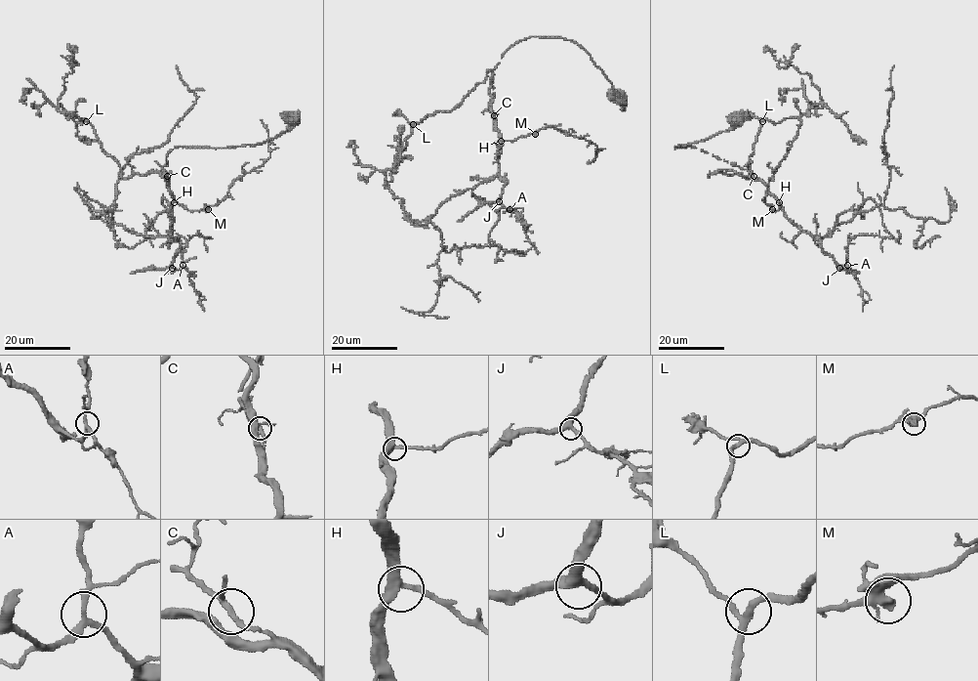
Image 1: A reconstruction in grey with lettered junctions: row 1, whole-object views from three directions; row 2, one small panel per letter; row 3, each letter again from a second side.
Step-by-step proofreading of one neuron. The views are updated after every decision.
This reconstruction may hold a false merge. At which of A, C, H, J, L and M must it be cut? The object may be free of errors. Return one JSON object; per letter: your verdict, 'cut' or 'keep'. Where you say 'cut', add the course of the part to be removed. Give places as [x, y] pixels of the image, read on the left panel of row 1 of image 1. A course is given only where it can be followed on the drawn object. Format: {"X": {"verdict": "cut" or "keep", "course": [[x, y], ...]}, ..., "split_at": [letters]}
{"A": {"verdict": "keep"}, "C": {"verdict": "keep"}, "H": {"verdict": "keep"}, "J": {"verdict": "keep"}, "L": {"verdict": "keep"}, "M": {"verdict": "keep"}, "split_at": []}

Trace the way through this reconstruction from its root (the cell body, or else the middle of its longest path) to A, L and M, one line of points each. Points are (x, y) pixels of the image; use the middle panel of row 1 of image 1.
A: (618, 97), (570, 40), (525, 37), (503, 55), (488, 108), (506, 182), (499, 201), (509, 209)
L: (618, 97), (577, 43), (530, 37), (494, 68), (494, 120), (490, 70), (453, 108), (413, 124)
M: (618, 97), (577, 43), (559, 37), (520, 40), (494, 68), (488, 108), (502, 140), (535, 134)

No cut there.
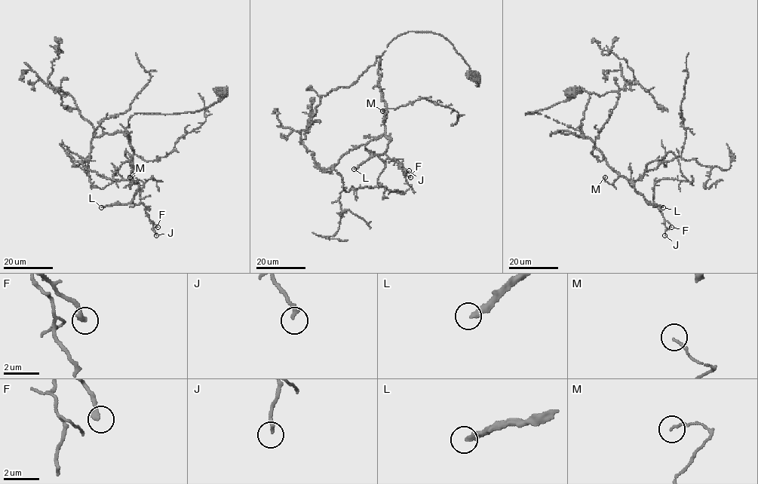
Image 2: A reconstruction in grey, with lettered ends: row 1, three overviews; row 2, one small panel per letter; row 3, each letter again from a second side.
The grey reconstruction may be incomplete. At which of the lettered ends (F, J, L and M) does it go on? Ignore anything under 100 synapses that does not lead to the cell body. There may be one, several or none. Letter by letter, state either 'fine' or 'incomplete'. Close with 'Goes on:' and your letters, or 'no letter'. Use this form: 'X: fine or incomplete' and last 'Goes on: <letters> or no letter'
F: fine
J: fine
L: incomplete
M: fine
Goes on: L

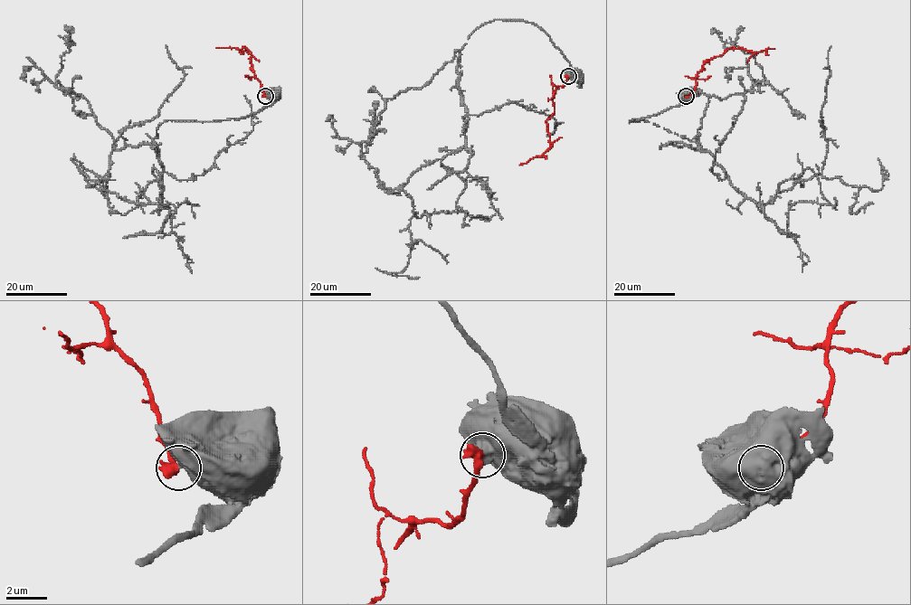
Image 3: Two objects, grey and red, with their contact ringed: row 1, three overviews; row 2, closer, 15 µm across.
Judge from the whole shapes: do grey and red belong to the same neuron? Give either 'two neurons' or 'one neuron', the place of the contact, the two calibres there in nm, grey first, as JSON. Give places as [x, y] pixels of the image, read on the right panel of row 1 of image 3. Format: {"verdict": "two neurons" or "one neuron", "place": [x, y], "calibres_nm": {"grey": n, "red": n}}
{"verdict": "two neurons", "place": [686, 96], "calibres_nm": {"grey": 750, "red": 550}}

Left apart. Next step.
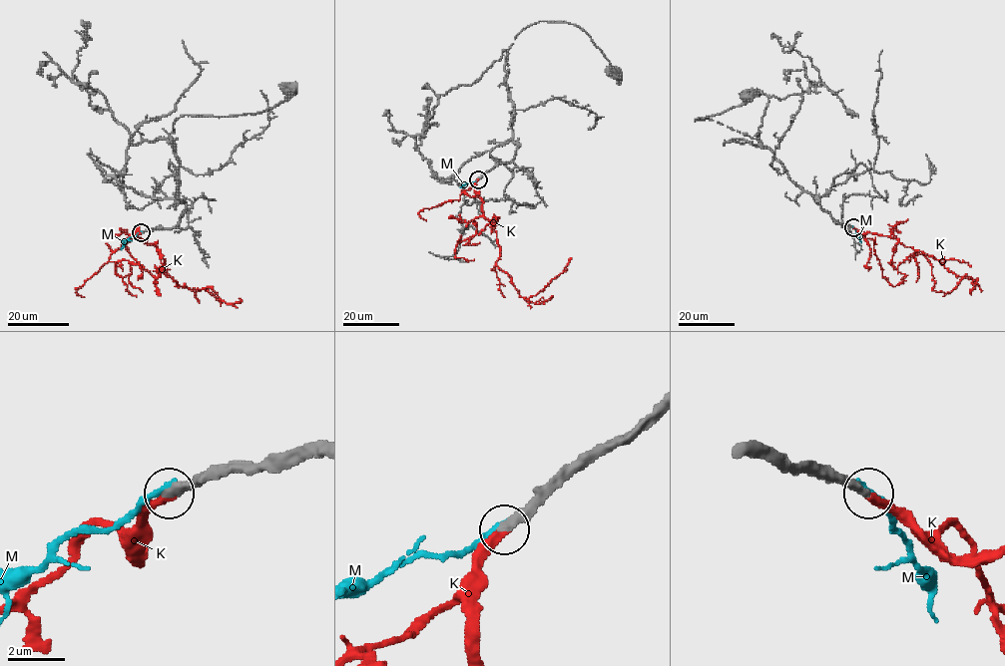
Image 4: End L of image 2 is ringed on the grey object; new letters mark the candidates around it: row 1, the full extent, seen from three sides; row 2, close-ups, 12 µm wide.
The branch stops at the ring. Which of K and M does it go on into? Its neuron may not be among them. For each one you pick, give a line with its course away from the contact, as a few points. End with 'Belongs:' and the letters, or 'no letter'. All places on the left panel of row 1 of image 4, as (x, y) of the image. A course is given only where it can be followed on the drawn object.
K: it runs (140, 233), (137, 239), (157, 247), (164, 259), (160, 269), (177, 285), (212, 287), (229, 304), (239, 298)
Belongs: K

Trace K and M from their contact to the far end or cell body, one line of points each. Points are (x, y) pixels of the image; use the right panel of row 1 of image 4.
K: (853, 227), (896, 238), (972, 279), (963, 277), (949, 293), (934, 287)
M: (852, 226), (861, 242)

